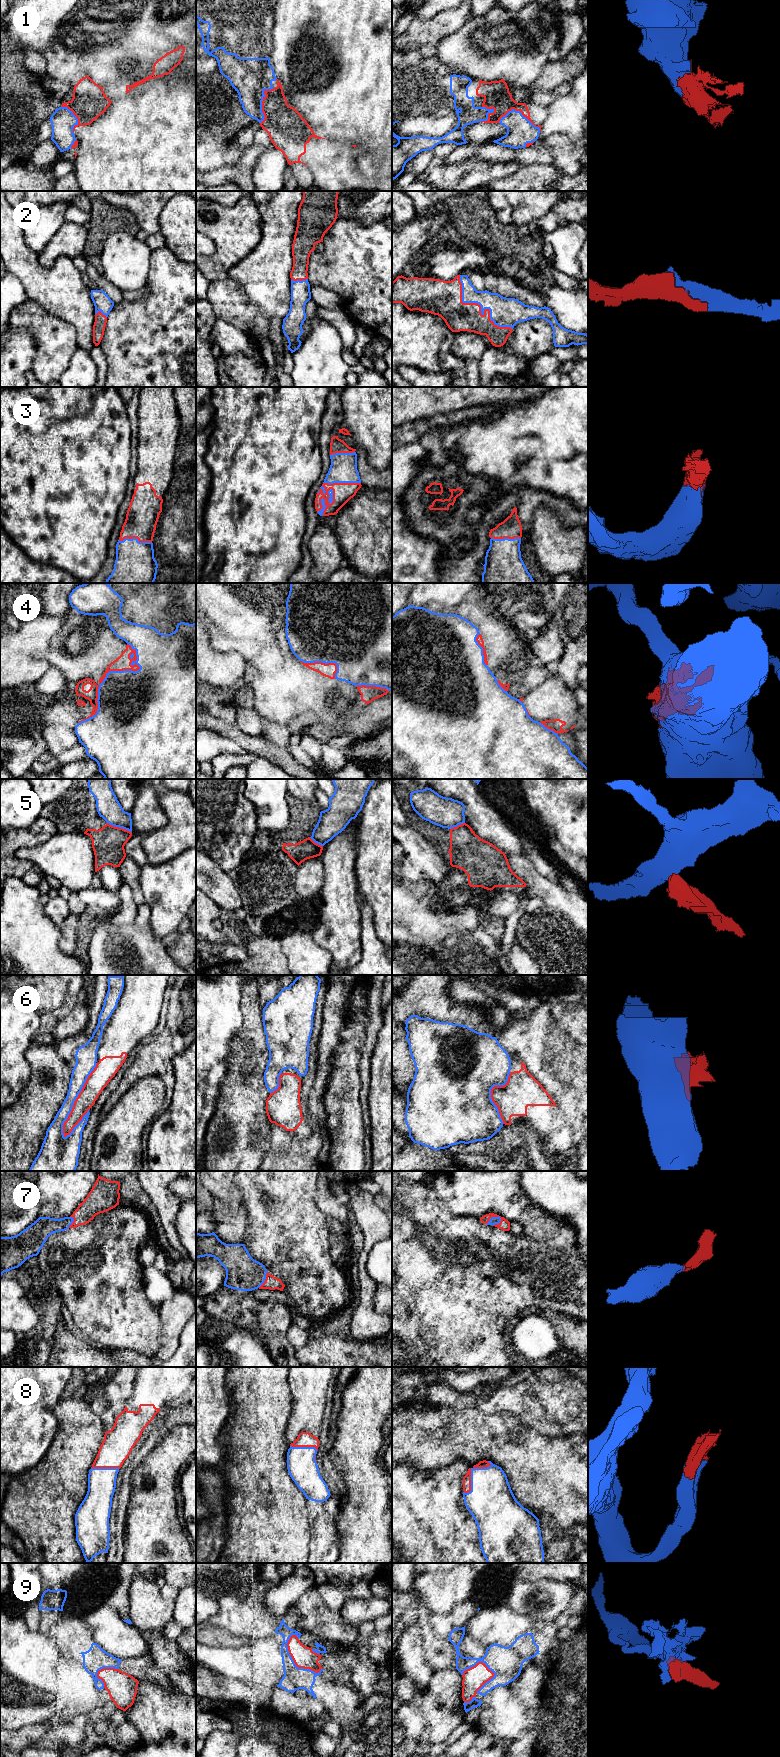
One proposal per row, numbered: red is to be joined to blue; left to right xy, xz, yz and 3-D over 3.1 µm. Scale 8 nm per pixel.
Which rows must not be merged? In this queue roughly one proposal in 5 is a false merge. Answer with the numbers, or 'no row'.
4, 5, 6, 9

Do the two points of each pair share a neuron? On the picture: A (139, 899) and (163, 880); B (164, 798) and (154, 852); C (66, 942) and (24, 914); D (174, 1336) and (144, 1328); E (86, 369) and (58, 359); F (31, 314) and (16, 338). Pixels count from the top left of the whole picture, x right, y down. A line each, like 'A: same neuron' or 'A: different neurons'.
A: different neurons
B: same neuron
C: different neurons
D: different neurons
E: different neurons
F: different neurons

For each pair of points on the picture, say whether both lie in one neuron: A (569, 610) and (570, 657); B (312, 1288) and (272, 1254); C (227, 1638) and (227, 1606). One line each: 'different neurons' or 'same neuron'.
A: same neuron
B: same neuron
C: different neurons

